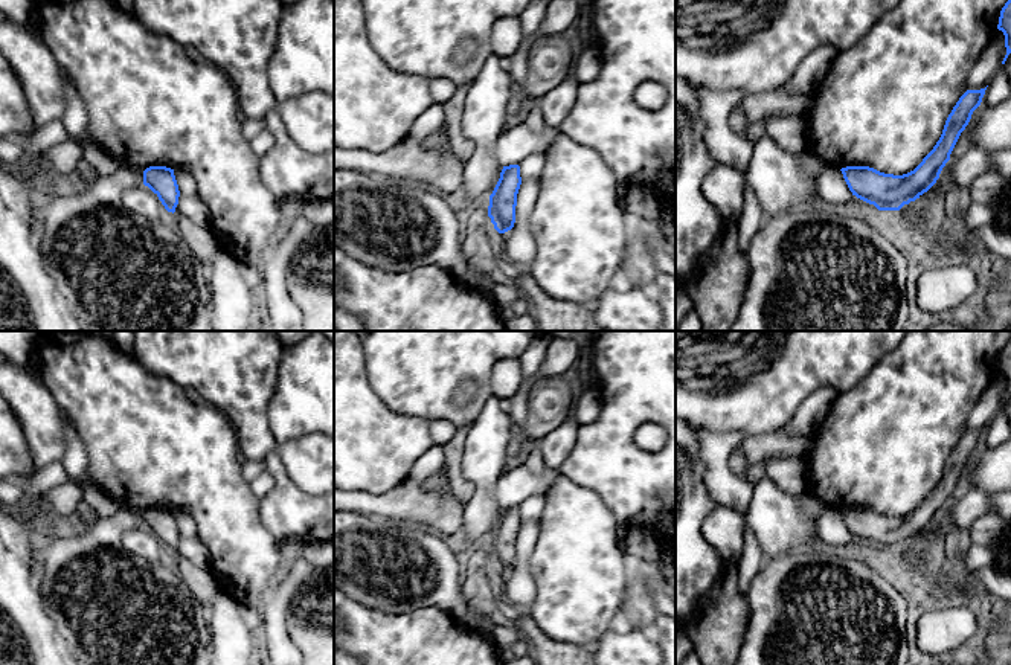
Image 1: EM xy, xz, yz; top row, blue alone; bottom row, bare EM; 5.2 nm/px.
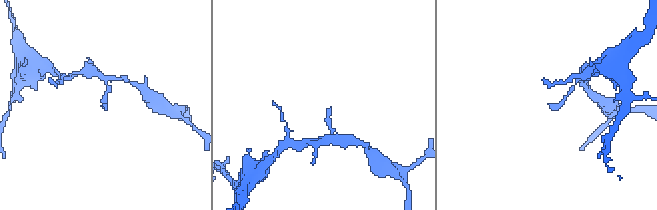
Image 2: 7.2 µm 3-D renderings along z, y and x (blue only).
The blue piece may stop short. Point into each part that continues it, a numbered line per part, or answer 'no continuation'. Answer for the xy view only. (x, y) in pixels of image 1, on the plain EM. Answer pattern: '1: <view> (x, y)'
no continuation

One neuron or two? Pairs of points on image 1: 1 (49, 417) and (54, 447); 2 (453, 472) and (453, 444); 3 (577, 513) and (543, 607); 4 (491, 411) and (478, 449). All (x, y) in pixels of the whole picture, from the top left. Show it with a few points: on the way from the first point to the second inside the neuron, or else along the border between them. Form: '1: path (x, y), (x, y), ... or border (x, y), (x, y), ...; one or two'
1: path (49, 424), (49, 440); one
2: path (453, 465), (453, 450); one
3: path (577, 536), (577, 574), (566, 584); one
4: path (491, 420), (491, 435), (487, 440); one

